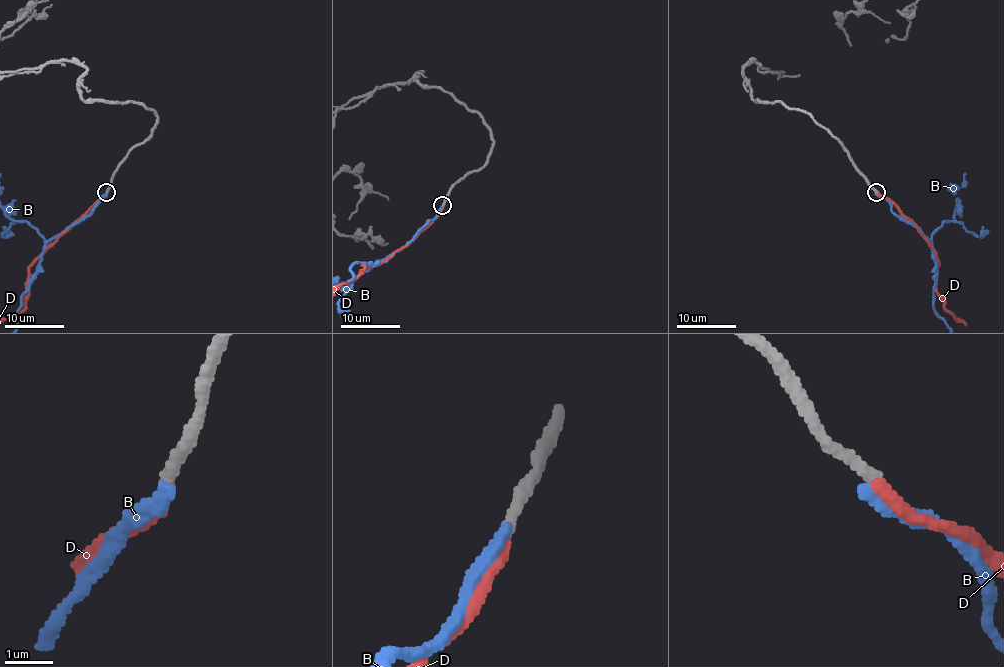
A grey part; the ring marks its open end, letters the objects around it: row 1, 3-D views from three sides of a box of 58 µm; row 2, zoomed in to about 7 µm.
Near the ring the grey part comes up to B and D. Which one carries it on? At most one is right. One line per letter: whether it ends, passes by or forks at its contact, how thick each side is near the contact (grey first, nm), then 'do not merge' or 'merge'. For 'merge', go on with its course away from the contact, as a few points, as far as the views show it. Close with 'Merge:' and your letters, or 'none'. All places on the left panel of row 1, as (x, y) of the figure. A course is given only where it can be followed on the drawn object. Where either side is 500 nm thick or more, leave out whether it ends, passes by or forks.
B: it ends; calibres 240 and 300 nm; do not merge
D: it ends; calibres 240 and 280 nm; merge
Merge: D

